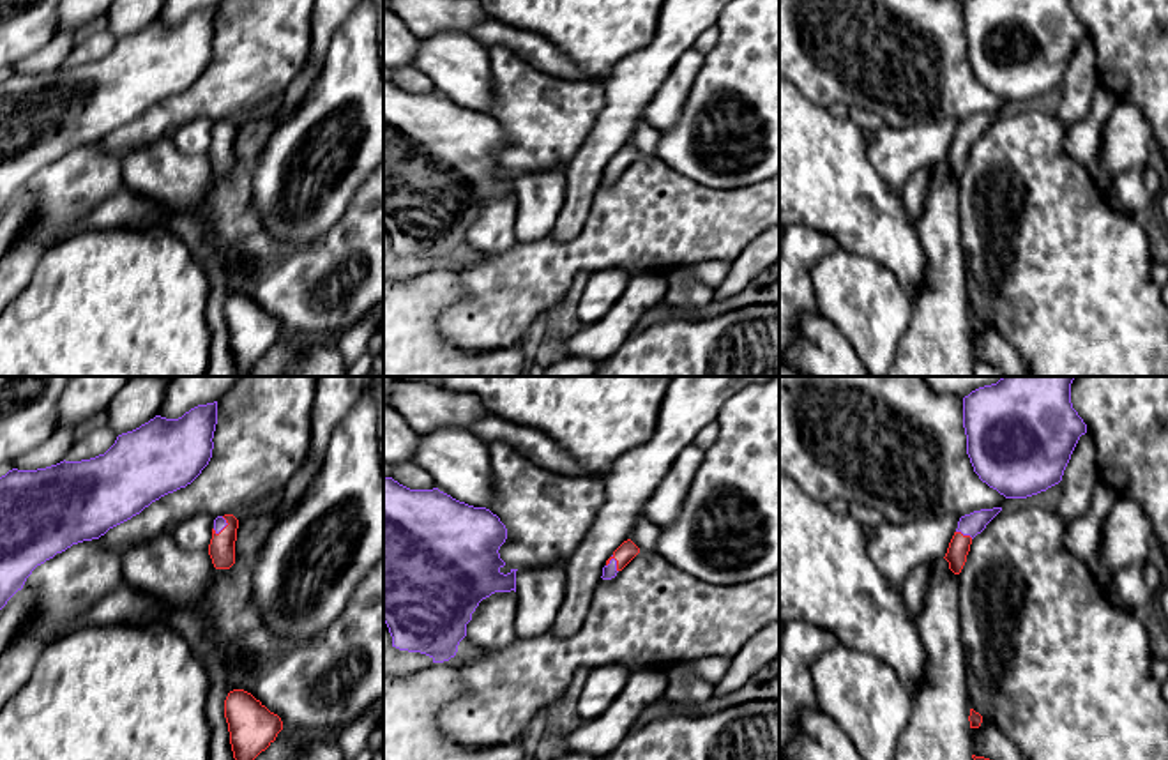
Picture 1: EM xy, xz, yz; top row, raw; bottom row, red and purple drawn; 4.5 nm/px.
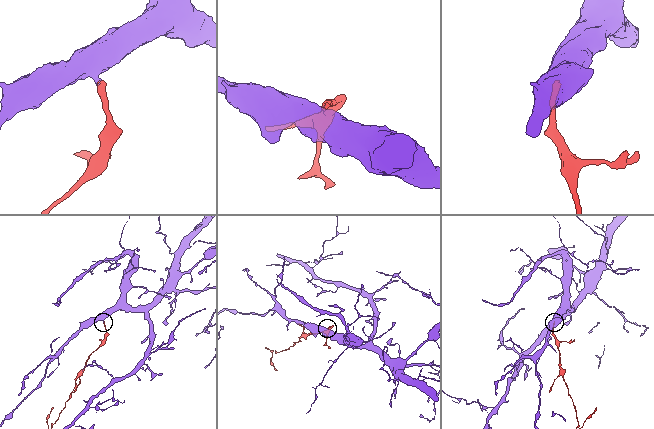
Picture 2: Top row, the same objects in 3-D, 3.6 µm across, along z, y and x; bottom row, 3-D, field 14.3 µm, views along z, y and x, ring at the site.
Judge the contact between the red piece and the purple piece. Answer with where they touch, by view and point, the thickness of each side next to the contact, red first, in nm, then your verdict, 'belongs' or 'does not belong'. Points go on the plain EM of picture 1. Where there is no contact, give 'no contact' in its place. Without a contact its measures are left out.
meets red in xz at (617, 168); 90 nm thick on the red side, 70 nm on the other; belongs

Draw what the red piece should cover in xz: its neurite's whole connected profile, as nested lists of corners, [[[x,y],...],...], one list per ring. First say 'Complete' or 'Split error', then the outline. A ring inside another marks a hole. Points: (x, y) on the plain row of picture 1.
Split error. [[[624,145],[613,159],[606,164],[606,170],[603,171],[603,184],[611,184],[617,180],[618,175],[622,175],[636,159],[640,157],[640,152],[631,145]]]

